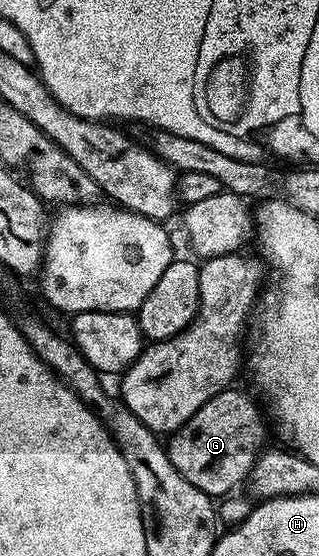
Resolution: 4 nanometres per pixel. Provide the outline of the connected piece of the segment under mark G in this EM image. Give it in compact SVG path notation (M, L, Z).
M232 387L213 395L193 419L170 434L165 448L173 467L177 467L180 475L189 479L197 491L205 491L205 495L213 499L222 499L234 494L238 490L235 488L248 480L255 458L268 444L267 429L269 433L264 410L263 413L259 410L258 403L249 394Z

